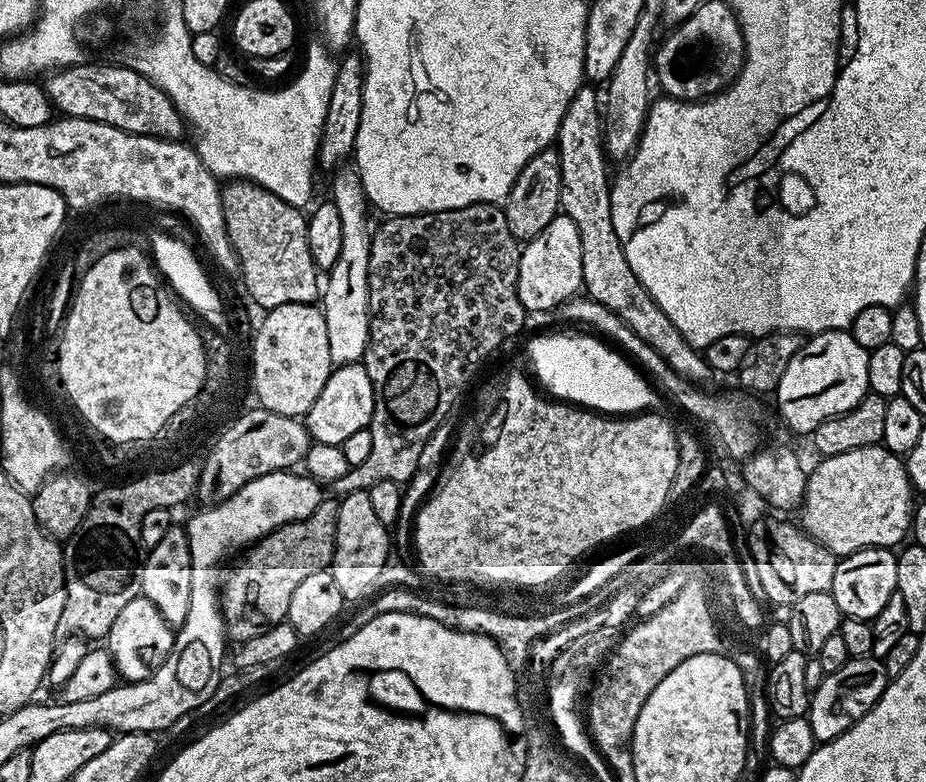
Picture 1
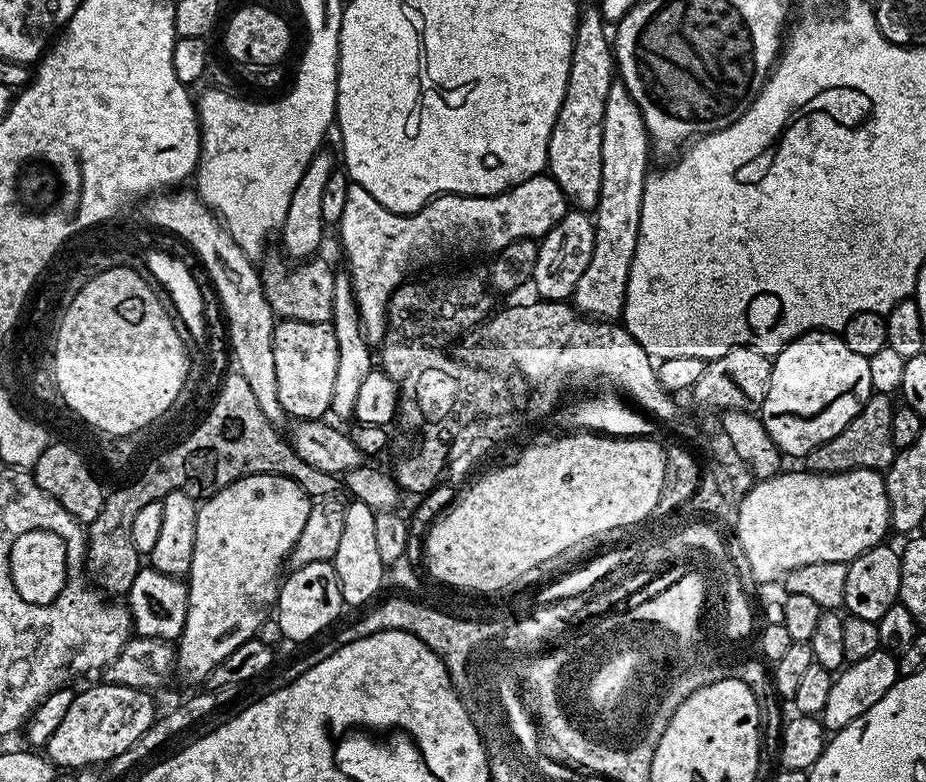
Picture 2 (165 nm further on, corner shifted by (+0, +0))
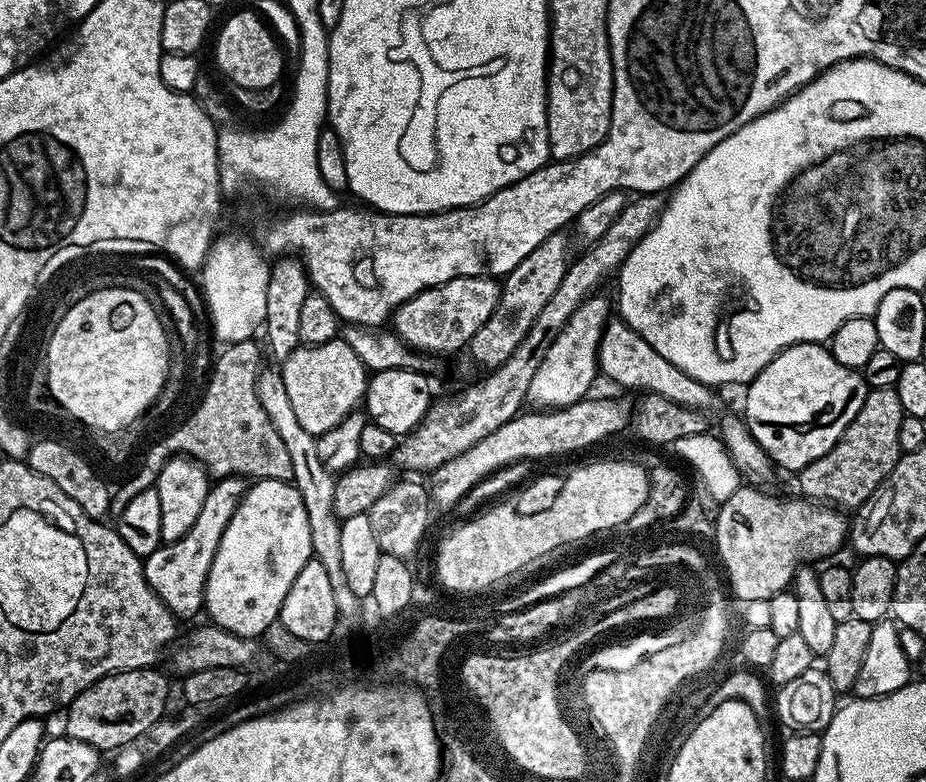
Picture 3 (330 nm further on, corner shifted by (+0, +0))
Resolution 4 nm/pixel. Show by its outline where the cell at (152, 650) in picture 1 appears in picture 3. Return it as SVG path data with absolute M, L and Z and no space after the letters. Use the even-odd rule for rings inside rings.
M225 476L217 479L209 487L206 502L202 506L202 514L194 521L194 526L169 544L161 543L150 555L143 557L146 582L158 598L176 615L177 621L192 620L204 612L204 591L210 574L210 562L214 562L214 554L218 550L218 542L222 542L222 534L234 518L234 510L242 502L246 484L239 476Z

